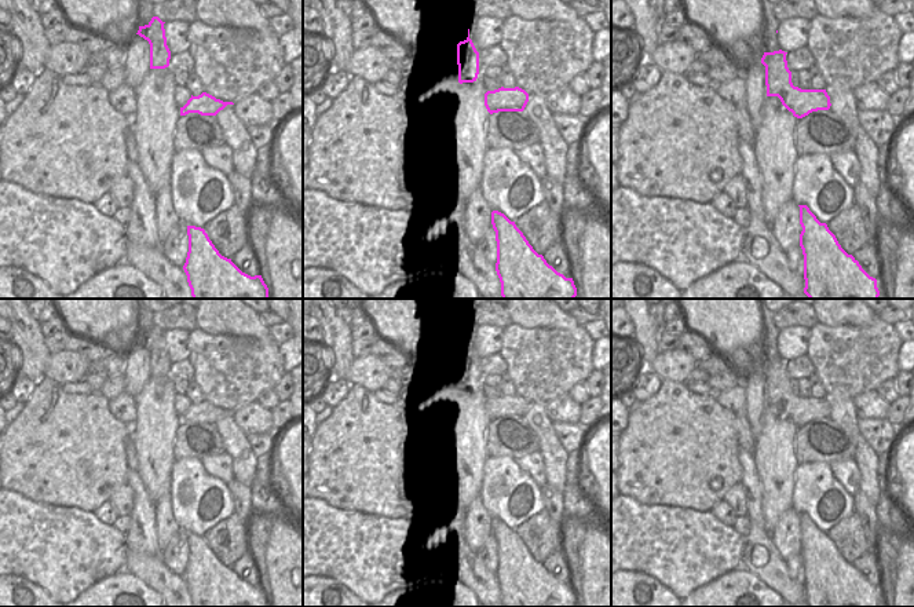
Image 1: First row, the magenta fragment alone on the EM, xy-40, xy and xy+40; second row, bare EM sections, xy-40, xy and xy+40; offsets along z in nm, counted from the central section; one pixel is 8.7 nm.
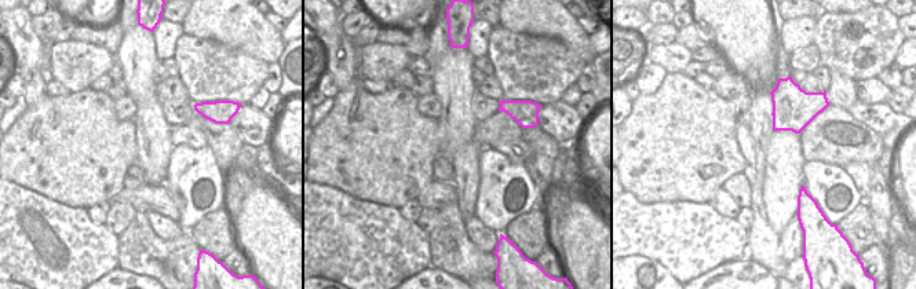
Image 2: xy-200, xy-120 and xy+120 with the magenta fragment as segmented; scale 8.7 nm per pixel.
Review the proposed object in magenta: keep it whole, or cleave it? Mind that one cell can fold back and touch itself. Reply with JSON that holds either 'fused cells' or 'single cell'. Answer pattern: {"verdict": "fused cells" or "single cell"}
{"verdict": "single cell"}

